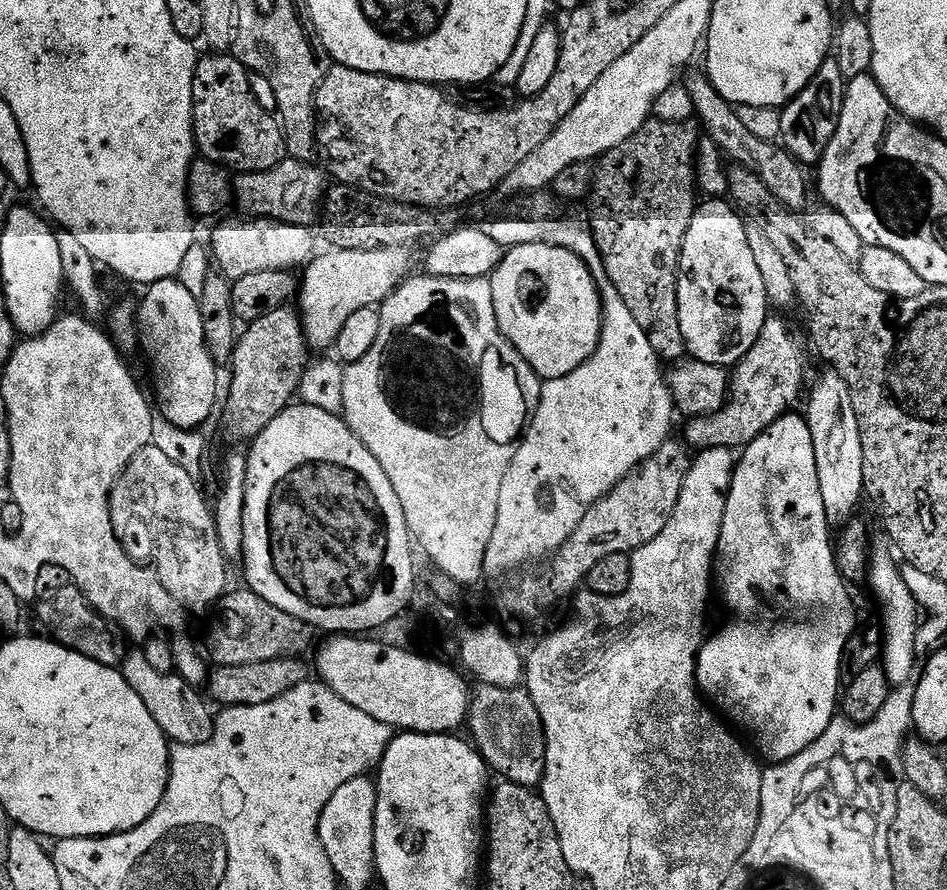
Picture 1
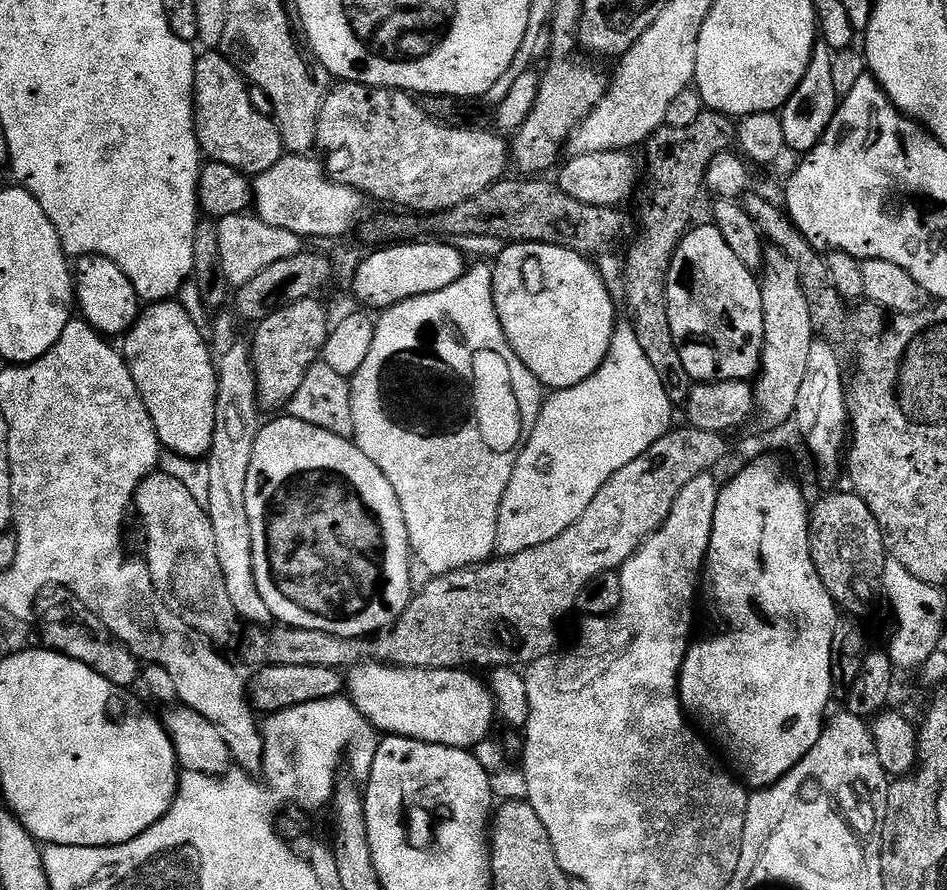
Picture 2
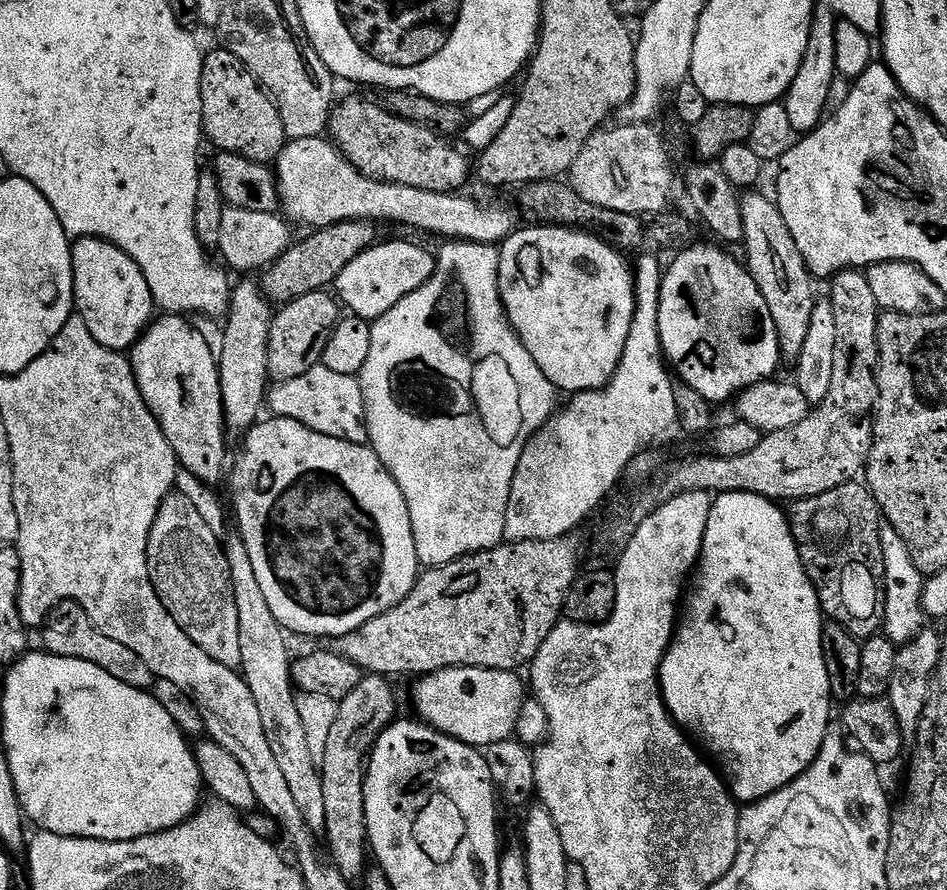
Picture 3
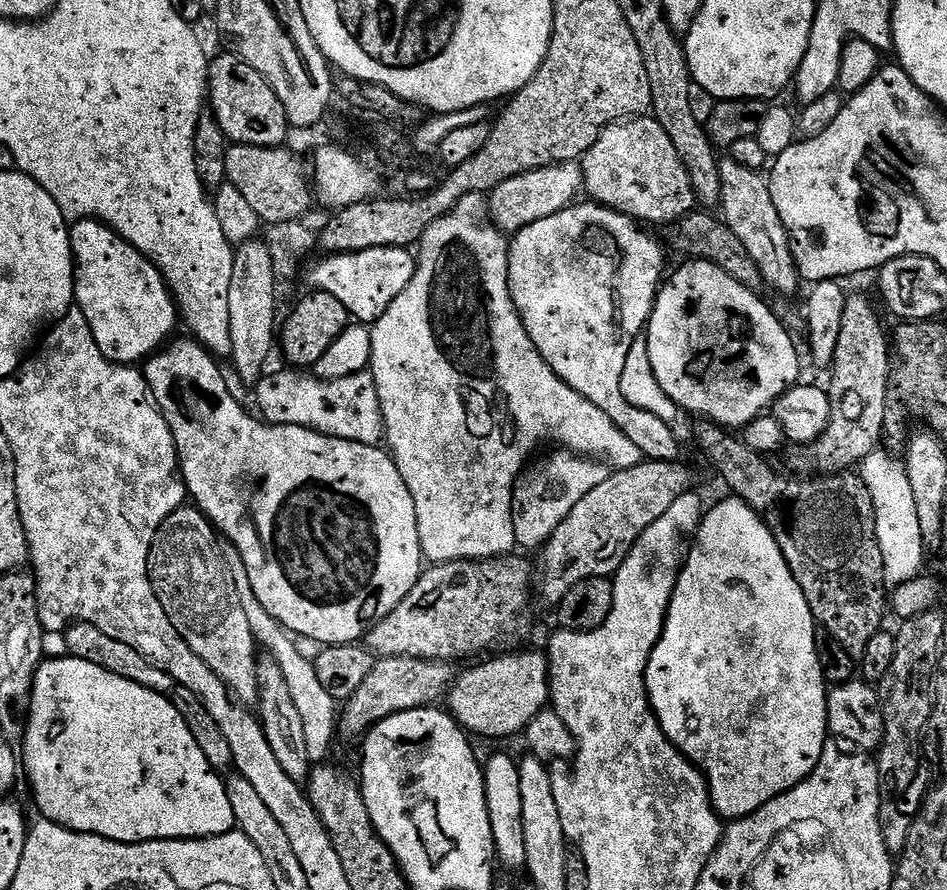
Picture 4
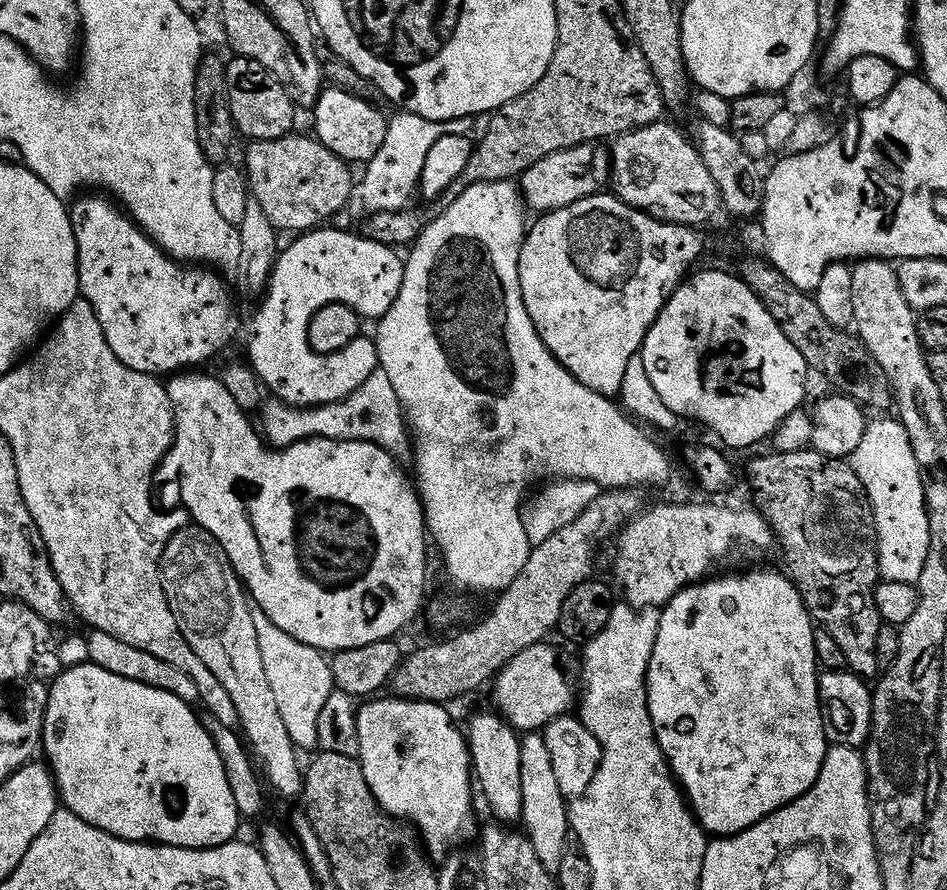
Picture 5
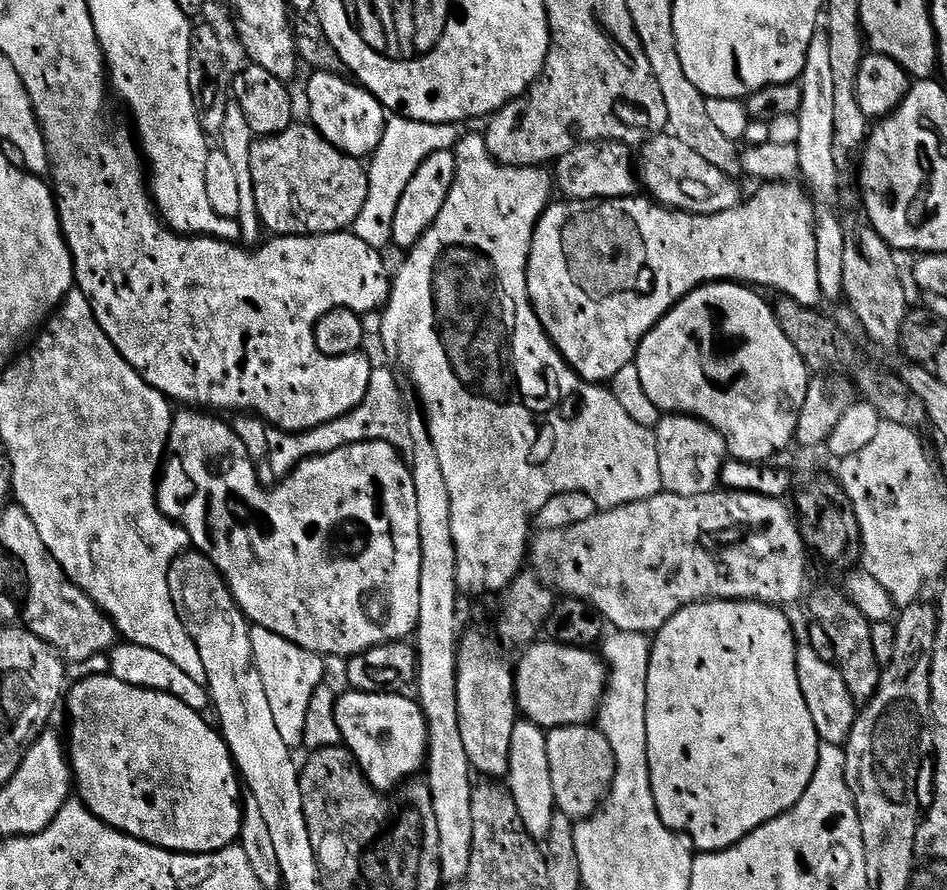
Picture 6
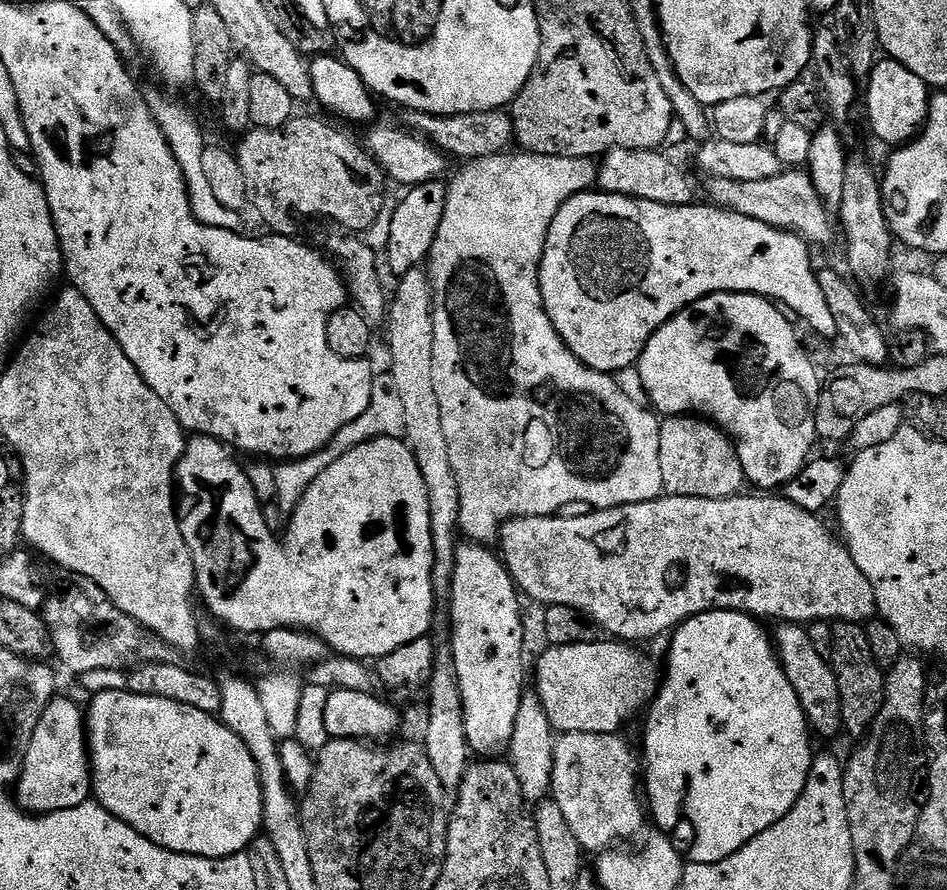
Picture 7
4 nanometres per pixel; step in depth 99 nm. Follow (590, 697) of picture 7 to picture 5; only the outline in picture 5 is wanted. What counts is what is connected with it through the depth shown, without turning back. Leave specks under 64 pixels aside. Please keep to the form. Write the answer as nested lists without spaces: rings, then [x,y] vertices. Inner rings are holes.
[[[551,643],[535,644],[530,646],[530,650],[522,650],[518,658],[514,658],[503,668],[494,681],[496,689],[492,692],[492,700],[495,711],[503,716],[517,733],[536,734],[548,727],[550,722],[557,720],[559,716],[567,716],[574,708],[574,688],[568,681],[568,676],[564,673],[564,668],[560,665],[560,652],[556,648],[551,648]]]

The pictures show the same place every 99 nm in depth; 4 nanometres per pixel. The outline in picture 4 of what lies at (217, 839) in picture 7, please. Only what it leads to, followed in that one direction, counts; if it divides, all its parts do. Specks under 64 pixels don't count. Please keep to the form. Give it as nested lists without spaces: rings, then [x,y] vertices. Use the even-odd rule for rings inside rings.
[[[69,655],[45,659],[34,678],[32,705],[28,711],[28,729],[22,747],[22,768],[26,773],[26,780],[28,776],[29,782],[32,783],[32,796],[36,799],[39,815],[70,829],[71,832],[85,832],[123,844],[141,844],[147,840],[205,840],[207,836],[221,836],[236,828],[234,806],[230,806],[225,777],[215,772],[210,762],[206,762],[206,754],[202,754],[198,742],[194,742],[194,734],[190,734],[186,718],[178,714],[171,699],[165,693],[138,686],[138,682],[118,678],[118,674],[110,674],[110,670],[94,666],[94,662],[86,662],[82,658]]]

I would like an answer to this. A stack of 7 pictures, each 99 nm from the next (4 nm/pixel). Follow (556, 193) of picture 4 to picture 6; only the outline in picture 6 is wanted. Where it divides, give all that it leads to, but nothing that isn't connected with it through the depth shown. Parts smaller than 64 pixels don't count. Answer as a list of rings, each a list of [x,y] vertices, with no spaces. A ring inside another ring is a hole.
[[[595,140],[593,144],[580,144],[561,160],[555,161],[555,168],[559,195],[569,200],[620,200],[624,196],[636,196],[638,192],[634,152],[621,140]]]

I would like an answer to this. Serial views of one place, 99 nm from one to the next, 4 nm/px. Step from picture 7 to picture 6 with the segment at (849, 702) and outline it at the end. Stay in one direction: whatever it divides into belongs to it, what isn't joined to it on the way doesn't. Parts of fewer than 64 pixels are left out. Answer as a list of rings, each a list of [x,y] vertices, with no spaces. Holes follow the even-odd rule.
[[[820,588],[813,591],[812,612],[815,623],[830,634],[830,642],[834,642],[834,661],[836,669],[846,678],[846,688],[856,700],[857,705],[863,706],[874,698],[874,694],[880,685],[882,666],[878,658],[874,658],[874,642],[870,639],[872,633],[872,621],[854,606],[854,602],[848,597],[847,591],[836,588]]]

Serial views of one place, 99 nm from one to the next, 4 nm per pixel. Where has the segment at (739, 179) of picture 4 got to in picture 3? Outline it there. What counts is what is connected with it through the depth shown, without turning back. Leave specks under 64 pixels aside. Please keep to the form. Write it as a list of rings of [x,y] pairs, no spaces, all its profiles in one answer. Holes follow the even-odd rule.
[[[749,191],[740,201],[744,226],[742,249],[748,255],[748,273],[754,278],[758,290],[762,290],[766,306],[770,306],[770,318],[774,318],[774,326],[778,330],[783,359],[795,362],[800,359],[802,346],[806,343],[810,316],[814,314],[818,295],[812,289],[814,277],[808,271],[800,247],[794,242],[794,234],[790,234],[790,226],[786,226],[786,218],[782,218],[780,208],[771,195],[763,196],[758,191]]]

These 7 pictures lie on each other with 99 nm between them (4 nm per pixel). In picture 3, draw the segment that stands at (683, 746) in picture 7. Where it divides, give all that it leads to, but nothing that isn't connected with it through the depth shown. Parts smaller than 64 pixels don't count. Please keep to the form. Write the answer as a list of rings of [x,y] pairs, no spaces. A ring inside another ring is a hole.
[[[722,492],[713,499],[710,522],[706,526],[704,535],[704,550],[700,554],[698,571],[694,576],[696,589],[693,590],[692,597],[690,597],[691,592],[687,597],[688,605],[686,605],[687,600],[683,605],[672,645],[668,647],[668,652],[664,655],[664,661],[660,667],[660,692],[664,695],[664,704],[668,707],[668,713],[697,741],[705,739],[703,747],[705,749],[708,747],[720,759],[719,767],[730,777],[732,795],[744,806],[755,804],[757,800],[765,800],[770,794],[782,790],[787,784],[798,779],[818,758],[824,736],[833,723],[834,701],[830,690],[830,674],[826,670],[826,658],[822,646],[826,617],[820,606],[820,596],[816,593],[816,586],[808,576],[800,557],[800,545],[796,543],[796,538],[792,533],[789,513],[785,509],[783,512],[780,508],[783,507],[777,501],[768,500],[765,496],[750,492]]]

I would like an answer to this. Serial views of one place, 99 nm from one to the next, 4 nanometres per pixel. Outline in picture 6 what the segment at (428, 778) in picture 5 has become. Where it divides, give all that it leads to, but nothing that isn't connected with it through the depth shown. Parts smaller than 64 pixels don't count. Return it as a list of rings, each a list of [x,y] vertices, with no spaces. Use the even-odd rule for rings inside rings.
[[[348,690],[345,693],[345,696],[343,693],[336,703],[337,724],[341,730],[343,747],[351,750],[356,761],[360,763],[362,771],[368,775],[368,781],[375,788],[385,794],[391,793],[405,782],[411,781],[419,773],[416,772],[419,768],[421,771],[425,767],[430,751],[430,737],[424,711],[411,695],[408,697],[408,694],[355,690]]]

